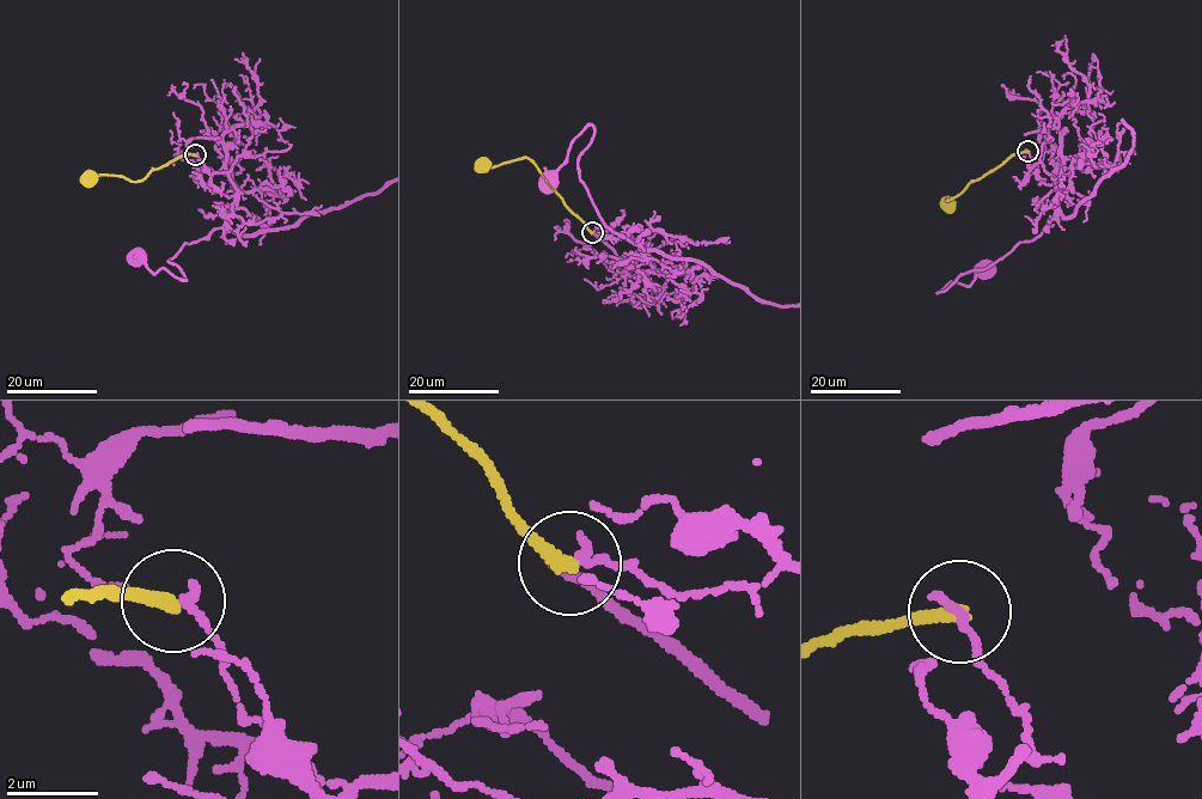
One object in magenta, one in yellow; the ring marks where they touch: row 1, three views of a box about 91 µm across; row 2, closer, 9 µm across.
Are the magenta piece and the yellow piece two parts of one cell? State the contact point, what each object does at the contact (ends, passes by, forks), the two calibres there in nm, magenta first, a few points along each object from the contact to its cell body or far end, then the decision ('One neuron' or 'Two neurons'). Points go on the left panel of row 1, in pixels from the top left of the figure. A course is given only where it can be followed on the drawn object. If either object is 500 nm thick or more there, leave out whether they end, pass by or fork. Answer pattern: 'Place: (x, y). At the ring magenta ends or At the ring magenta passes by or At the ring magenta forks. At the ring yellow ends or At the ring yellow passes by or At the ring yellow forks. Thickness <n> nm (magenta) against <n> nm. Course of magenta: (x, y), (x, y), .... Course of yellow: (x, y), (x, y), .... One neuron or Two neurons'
Place: (195, 154). At the ring magenta ends. At the ring yellow ends. Thickness 240 nm (magenta) against 320 nm. Course of magenta: (196, 154), (238, 194), (230, 219), (168, 262), (185, 280), (163, 268), (154, 274), (138, 258). Course of yellow: (195, 154), (174, 158), (135, 181), (98, 175), (80, 181). Two neurons

